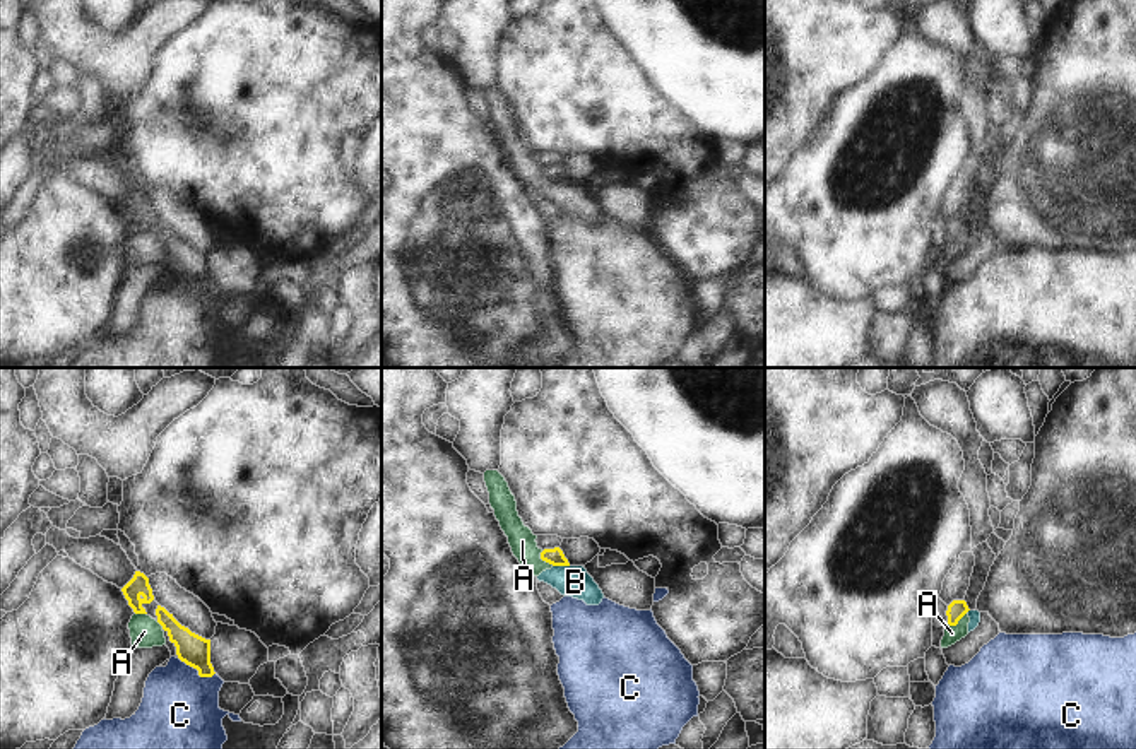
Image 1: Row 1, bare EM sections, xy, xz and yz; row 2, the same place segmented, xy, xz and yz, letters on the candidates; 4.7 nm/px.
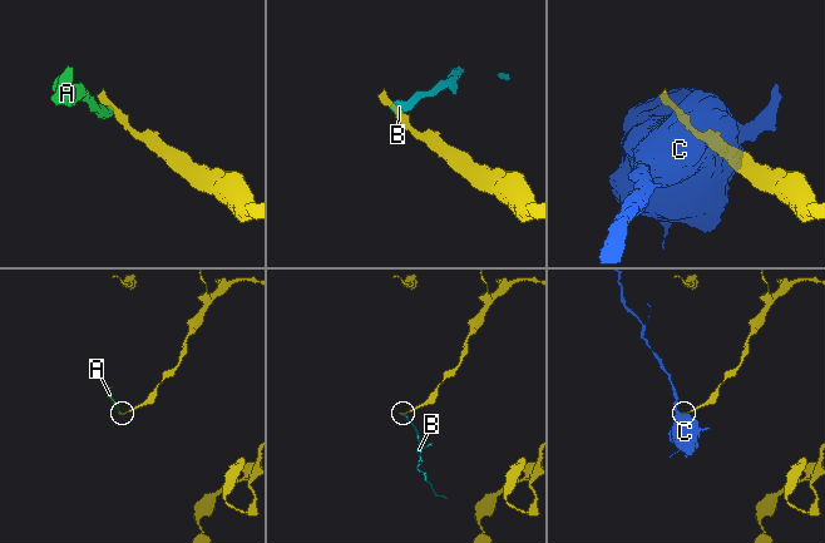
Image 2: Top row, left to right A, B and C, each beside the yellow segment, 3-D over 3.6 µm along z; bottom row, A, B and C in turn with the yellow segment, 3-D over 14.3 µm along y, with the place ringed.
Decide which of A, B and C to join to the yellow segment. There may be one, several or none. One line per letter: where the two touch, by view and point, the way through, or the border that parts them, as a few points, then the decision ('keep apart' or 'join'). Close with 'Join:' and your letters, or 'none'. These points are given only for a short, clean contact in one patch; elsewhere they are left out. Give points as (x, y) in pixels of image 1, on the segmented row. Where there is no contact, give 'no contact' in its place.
A: contact xz (544, 560); border xz (541, 551), (541, 558), (553, 565); keep apart
B: contact xz (562, 565); border xz (553, 565), (568, 566); keep apart
C: contact xy (197, 669); border xy (178, 657), (201, 676), (214, 674); keep apart
Join: none

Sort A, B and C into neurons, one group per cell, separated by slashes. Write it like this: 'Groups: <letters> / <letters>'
Groups: A B / C.

